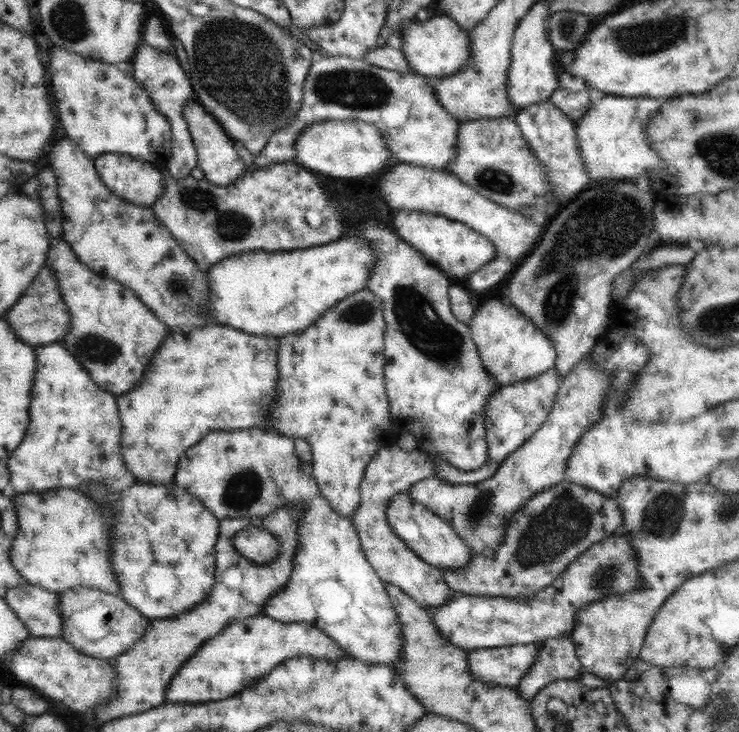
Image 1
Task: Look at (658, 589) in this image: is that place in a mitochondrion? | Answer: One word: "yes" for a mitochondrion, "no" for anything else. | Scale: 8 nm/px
no

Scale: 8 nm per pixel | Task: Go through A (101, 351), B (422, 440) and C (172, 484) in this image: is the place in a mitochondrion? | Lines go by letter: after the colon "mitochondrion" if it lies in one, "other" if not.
A: mitochondrion
B: other
C: other

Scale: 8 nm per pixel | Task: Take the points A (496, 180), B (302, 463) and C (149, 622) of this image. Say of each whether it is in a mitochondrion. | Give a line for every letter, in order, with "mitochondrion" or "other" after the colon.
A: mitochondrion
B: other
C: other

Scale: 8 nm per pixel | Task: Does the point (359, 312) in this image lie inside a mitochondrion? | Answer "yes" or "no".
yes

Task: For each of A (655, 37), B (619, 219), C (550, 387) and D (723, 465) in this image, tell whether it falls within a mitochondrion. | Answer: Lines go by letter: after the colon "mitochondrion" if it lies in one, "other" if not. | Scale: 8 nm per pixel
A: mitochondrion
B: mitochondrion
C: other
D: other

